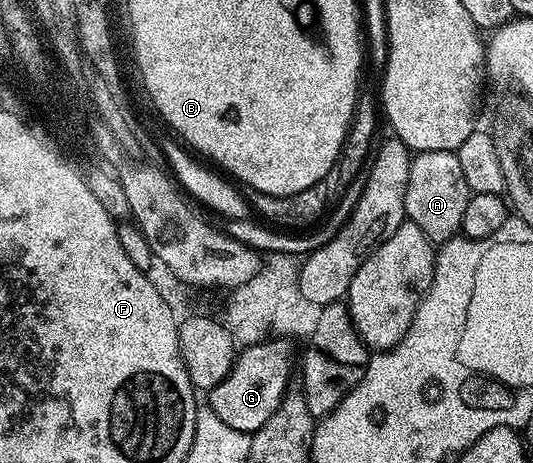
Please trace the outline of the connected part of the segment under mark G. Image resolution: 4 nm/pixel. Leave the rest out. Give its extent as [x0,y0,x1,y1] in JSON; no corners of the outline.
[206,338,292,434]

